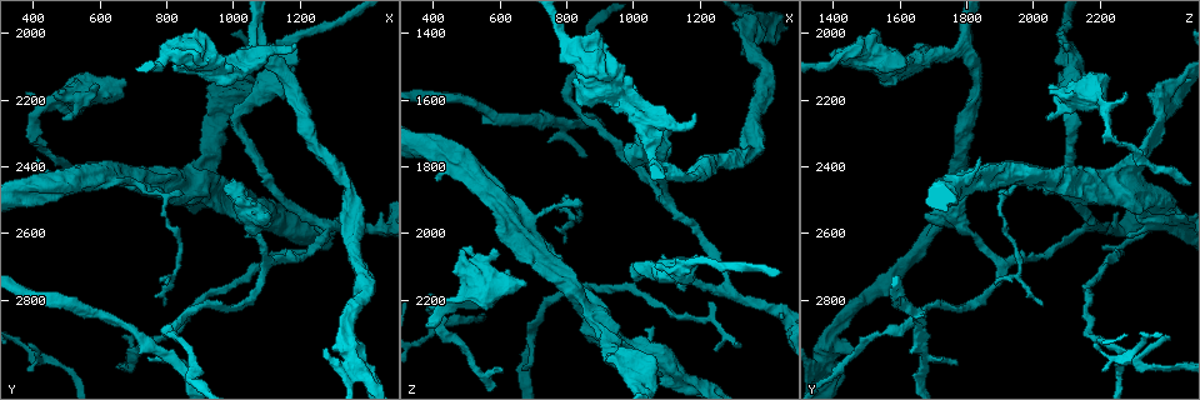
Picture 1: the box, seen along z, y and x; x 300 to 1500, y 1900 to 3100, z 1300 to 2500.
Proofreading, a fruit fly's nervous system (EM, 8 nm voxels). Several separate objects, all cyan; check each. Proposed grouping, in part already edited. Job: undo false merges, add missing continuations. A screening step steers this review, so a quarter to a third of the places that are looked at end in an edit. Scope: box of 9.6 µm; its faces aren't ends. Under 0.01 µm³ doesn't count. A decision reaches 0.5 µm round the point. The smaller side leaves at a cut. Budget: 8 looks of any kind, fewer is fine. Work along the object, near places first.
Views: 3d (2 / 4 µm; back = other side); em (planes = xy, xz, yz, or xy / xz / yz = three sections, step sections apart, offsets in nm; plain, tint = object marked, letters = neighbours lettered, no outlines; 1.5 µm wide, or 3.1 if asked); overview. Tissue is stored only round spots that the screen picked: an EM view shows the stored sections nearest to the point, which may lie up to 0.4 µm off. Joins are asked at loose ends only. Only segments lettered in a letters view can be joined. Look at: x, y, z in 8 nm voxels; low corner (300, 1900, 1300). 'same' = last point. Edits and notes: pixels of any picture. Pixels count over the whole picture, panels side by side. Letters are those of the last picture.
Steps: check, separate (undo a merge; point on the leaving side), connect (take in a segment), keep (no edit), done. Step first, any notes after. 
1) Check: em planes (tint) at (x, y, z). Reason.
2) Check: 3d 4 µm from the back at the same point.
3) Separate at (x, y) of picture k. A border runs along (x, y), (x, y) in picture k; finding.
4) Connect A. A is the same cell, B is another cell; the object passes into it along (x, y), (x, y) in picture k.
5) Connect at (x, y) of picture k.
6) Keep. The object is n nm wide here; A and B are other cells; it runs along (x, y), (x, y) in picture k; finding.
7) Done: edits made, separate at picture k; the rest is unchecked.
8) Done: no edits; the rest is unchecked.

Check: 3d 2 µm at (690, 2980, 2310). Branch point.

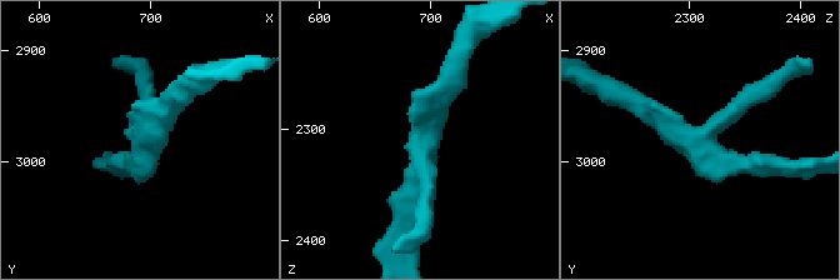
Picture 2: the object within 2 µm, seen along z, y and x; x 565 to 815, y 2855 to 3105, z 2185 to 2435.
Check: em planes (letters) at (694, 2984, 2316).

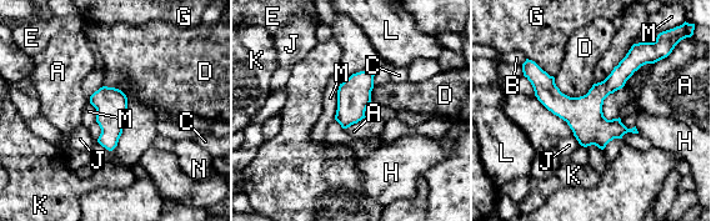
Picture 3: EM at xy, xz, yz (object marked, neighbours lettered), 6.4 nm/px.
Keep. A, B, C, D, E, G, H, J, K, L, M and N are other cells; a border runs along (621, 88), (604, 100), (607, 120) in picture 3; all the same neuron.

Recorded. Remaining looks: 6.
Check: em planes (letters) at (1030, 2230, 2110). Abrupt turn.

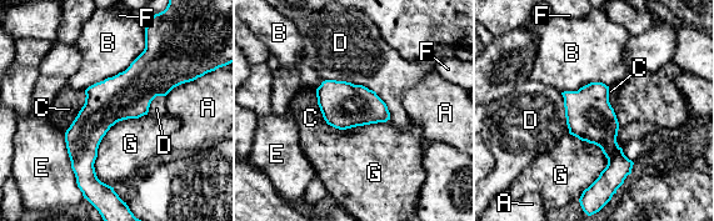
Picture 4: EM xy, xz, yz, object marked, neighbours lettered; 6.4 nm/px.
Keep. The longest contact is with B, 550 nm; A, B, C, D, E, F and G are other cells; continuous, no second neuron.

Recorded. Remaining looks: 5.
Check: em planes (plain) at (1190, 2040, 1640). Free end.

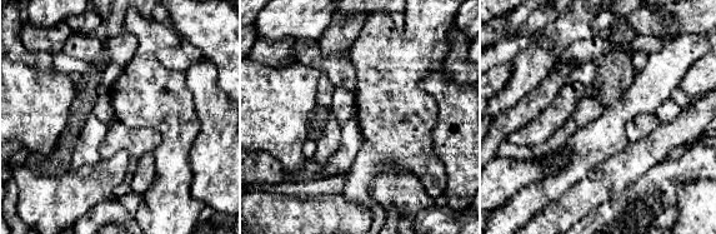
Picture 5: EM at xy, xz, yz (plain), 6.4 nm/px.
Check: em planes (letters) at the same point. What lies round it.

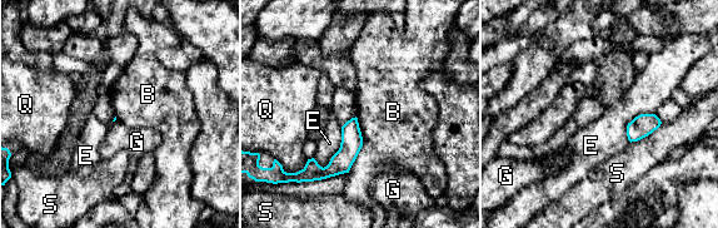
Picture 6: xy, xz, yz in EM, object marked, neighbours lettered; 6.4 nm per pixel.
Keep. B, E, G, Q and S are other cells; it runs along (354, 120), (349, 150), (313, 176) in picture 6; no lettered segment goes on from it.

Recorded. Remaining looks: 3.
Done: no edits; the rest is unchecked.

